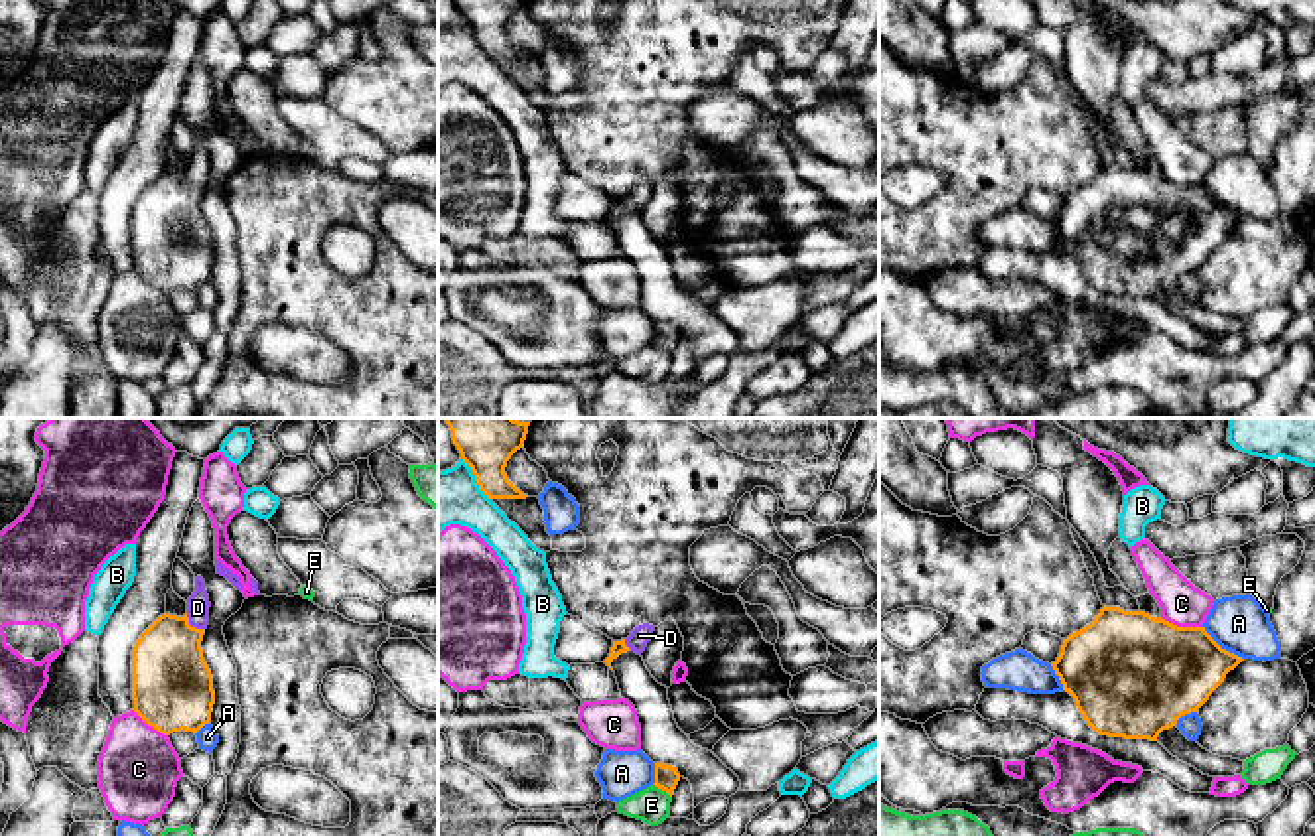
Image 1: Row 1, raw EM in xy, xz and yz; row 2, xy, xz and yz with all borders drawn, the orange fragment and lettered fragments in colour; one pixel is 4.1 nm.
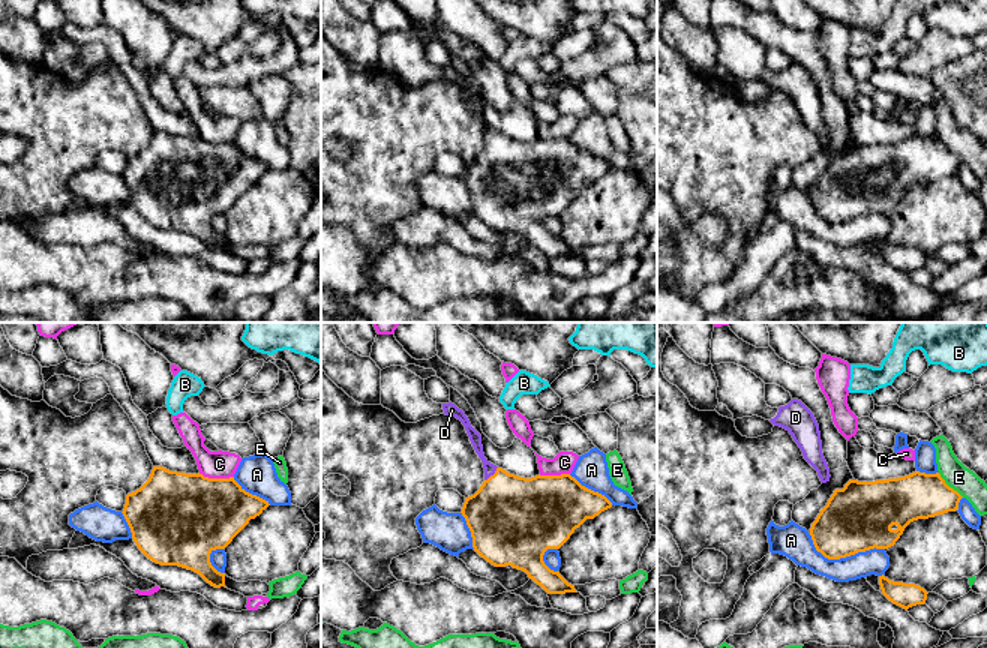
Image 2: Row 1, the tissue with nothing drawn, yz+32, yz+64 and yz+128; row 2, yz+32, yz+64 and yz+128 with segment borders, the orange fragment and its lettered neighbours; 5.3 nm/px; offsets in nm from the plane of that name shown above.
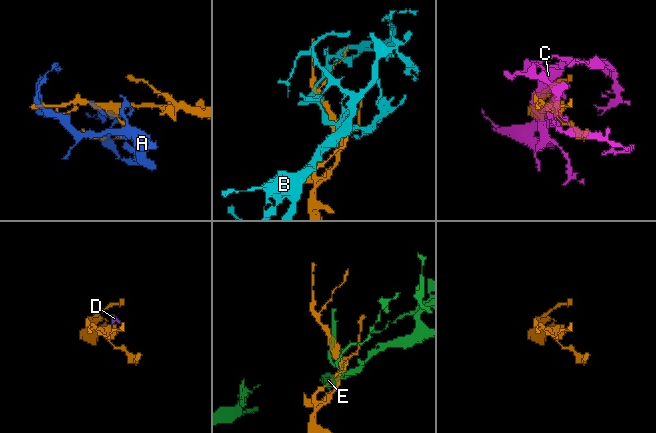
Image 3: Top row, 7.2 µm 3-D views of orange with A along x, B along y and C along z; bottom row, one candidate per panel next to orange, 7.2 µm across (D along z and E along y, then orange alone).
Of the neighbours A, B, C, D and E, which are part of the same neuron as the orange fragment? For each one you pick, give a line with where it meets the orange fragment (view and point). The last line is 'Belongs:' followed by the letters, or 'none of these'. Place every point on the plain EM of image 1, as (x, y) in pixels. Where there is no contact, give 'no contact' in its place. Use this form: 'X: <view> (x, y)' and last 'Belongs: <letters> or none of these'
D: xy (190, 184)
Belongs: D

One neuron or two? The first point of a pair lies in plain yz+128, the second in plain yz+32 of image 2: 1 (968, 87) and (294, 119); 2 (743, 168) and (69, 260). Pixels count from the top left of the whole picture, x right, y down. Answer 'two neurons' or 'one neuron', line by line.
1: one neuron
2: two neurons

